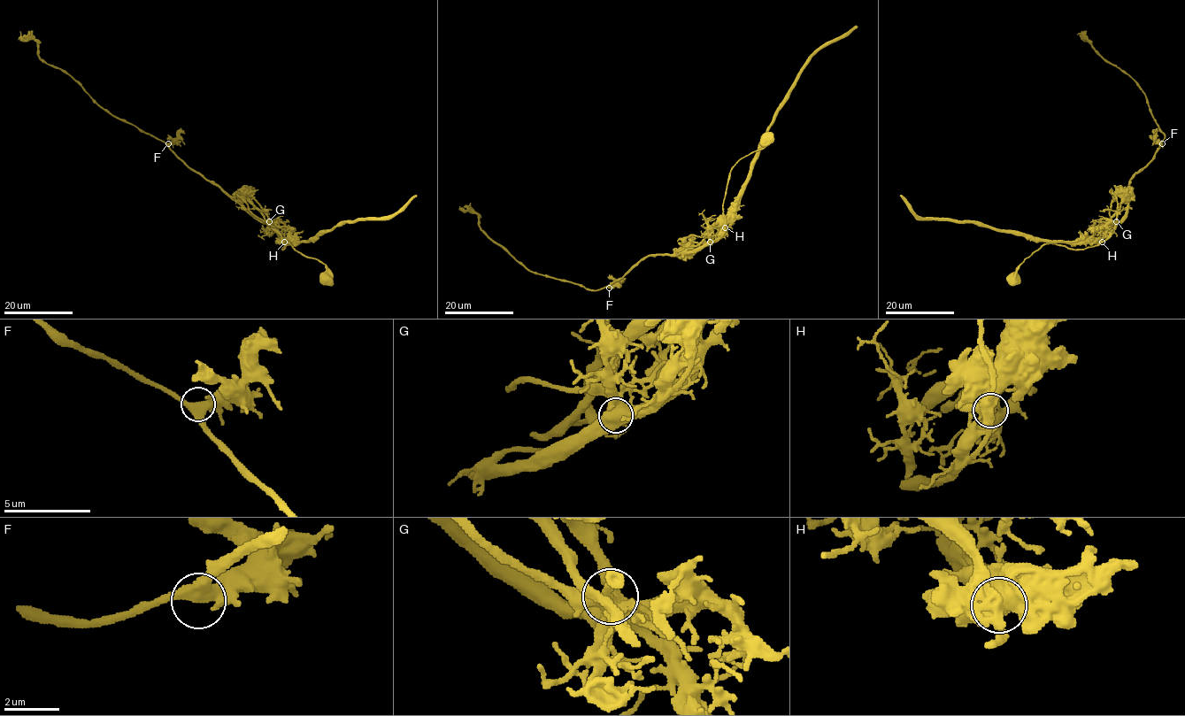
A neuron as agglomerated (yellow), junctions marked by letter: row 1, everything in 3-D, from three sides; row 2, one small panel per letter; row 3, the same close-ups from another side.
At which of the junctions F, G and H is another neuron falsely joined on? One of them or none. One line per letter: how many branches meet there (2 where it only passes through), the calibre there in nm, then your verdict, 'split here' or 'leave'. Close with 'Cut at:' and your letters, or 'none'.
F: 3 branches meet; 420 nm thick; leave
G: 3 branches meet; 480 nm thick; leave
H: 3 branches meet; 440 nm thick; split here
Cut at: H

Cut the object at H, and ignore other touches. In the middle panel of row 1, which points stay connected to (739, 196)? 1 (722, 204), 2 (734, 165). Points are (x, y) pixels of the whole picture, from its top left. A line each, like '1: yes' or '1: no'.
1: no
2: no

